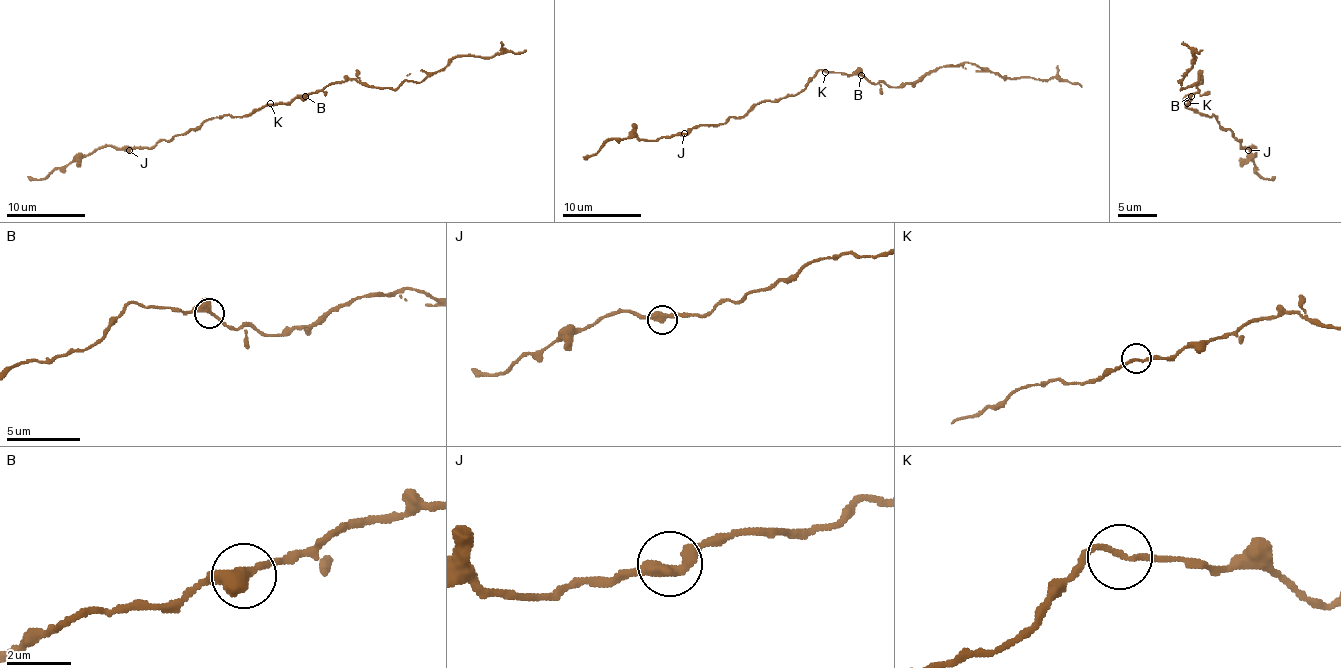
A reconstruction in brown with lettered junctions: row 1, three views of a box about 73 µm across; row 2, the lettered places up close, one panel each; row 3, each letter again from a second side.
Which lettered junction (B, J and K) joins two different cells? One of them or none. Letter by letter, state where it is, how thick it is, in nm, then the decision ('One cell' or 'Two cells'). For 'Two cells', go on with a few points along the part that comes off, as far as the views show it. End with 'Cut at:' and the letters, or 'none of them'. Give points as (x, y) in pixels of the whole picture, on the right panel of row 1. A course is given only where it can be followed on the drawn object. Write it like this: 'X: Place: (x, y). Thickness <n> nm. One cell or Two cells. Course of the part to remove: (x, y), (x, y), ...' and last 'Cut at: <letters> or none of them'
B: Place: (1191, 96). Thickness 440 nm. One cell
J: Place: (1248, 150). Thickness 360 nm. One cell
K: Place: (1187, 103). Thickness 160 nm. One cell
Cut at: none of them

